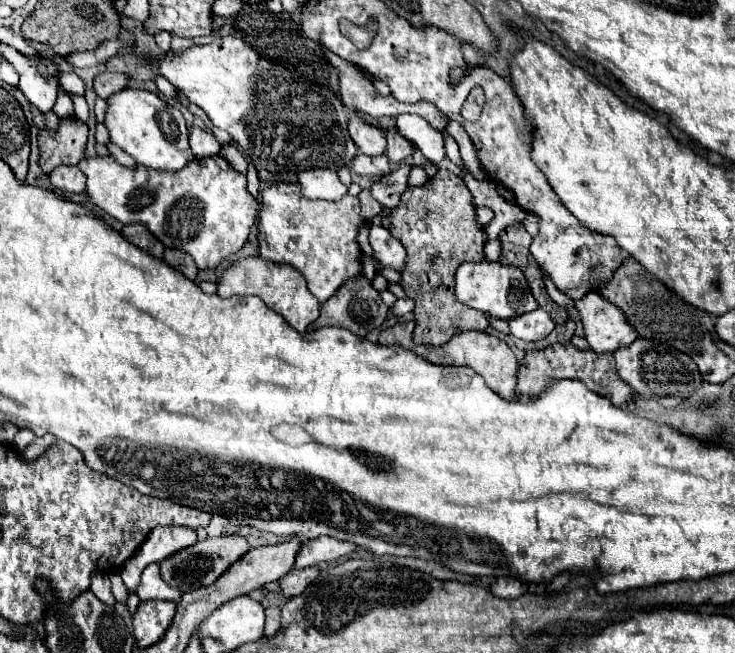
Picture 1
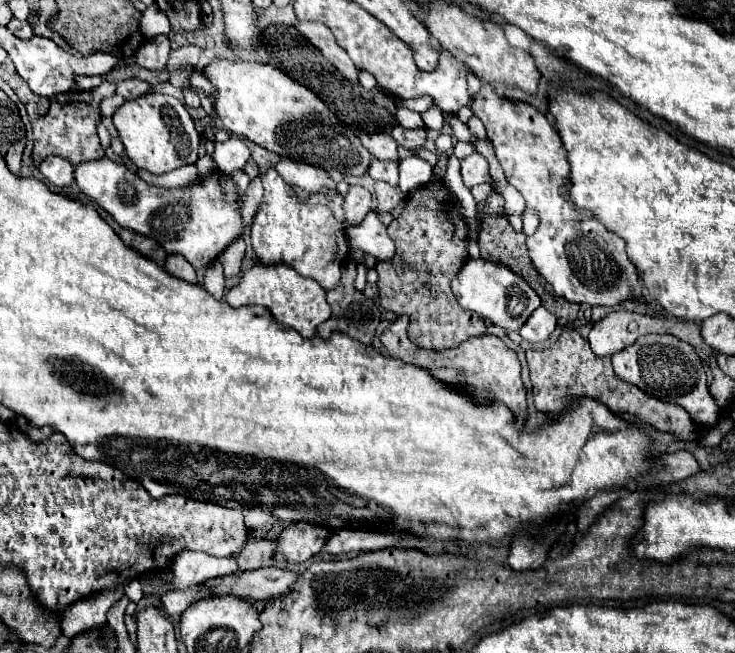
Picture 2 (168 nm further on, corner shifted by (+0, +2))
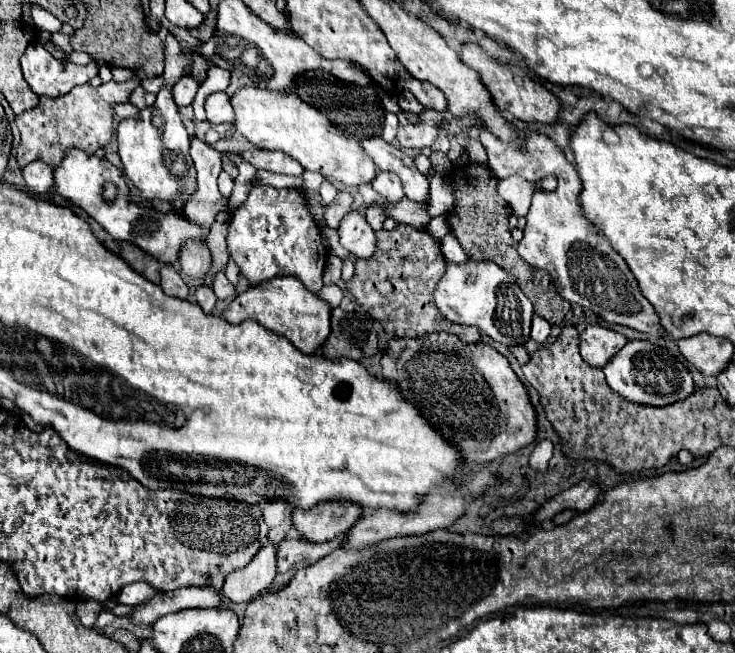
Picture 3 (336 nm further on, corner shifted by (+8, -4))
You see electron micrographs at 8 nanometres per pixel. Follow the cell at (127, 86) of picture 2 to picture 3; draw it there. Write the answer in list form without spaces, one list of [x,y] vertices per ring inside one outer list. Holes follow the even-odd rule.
[[[136,87],[132,93],[130,93],[130,103],[138,109],[144,109],[144,107],[150,107],[154,103],[154,95],[150,93],[144,93],[144,87]]]

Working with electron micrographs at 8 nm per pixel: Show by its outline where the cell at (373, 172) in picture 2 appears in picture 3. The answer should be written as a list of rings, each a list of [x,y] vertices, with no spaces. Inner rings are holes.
[[[380,171],[374,179],[372,179],[372,189],[376,193],[380,193],[382,197],[386,197],[390,203],[398,203],[402,197],[404,197],[404,191],[402,191],[402,181],[396,173],[386,173],[386,171]]]

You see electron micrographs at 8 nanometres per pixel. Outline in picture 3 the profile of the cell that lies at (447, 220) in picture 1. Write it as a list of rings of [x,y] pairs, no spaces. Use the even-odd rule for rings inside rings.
[[[398,223],[398,227],[394,231],[378,231],[376,233],[374,257],[370,257],[370,261],[368,259],[356,261],[356,275],[350,283],[346,283],[346,289],[362,305],[362,309],[372,319],[380,321],[384,331],[394,337],[414,337],[416,339],[416,337],[424,337],[426,333],[432,333],[432,331],[446,331],[446,333],[454,333],[464,343],[478,343],[480,331],[476,327],[450,323],[448,319],[444,319],[444,315],[438,311],[438,307],[434,303],[434,287],[442,279],[444,273],[446,273],[446,261],[440,251],[440,241],[428,229],[416,229],[412,225]]]

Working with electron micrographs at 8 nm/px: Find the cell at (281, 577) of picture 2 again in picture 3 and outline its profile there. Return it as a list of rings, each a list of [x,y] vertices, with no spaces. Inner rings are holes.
[[[190,585],[184,589],[174,589],[160,593],[158,599],[152,599],[150,603],[136,605],[136,611],[130,615],[136,623],[154,623],[160,617],[184,609],[210,609],[210,607],[220,607],[224,601],[224,593],[214,589],[212,585]]]

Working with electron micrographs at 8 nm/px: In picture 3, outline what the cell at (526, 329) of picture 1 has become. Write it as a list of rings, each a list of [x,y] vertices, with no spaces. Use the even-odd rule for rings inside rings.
[[[534,315],[532,319],[532,331],[530,331],[530,339],[536,343],[544,343],[550,335],[550,323],[546,319],[542,319],[540,315]]]

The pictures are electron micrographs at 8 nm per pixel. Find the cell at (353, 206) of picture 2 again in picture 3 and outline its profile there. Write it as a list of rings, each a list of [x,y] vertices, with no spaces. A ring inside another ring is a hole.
[[[340,191],[336,195],[336,199],[326,207],[326,215],[324,215],[326,217],[326,225],[330,229],[338,229],[342,219],[352,211],[352,203],[354,203],[352,195],[348,191]]]

